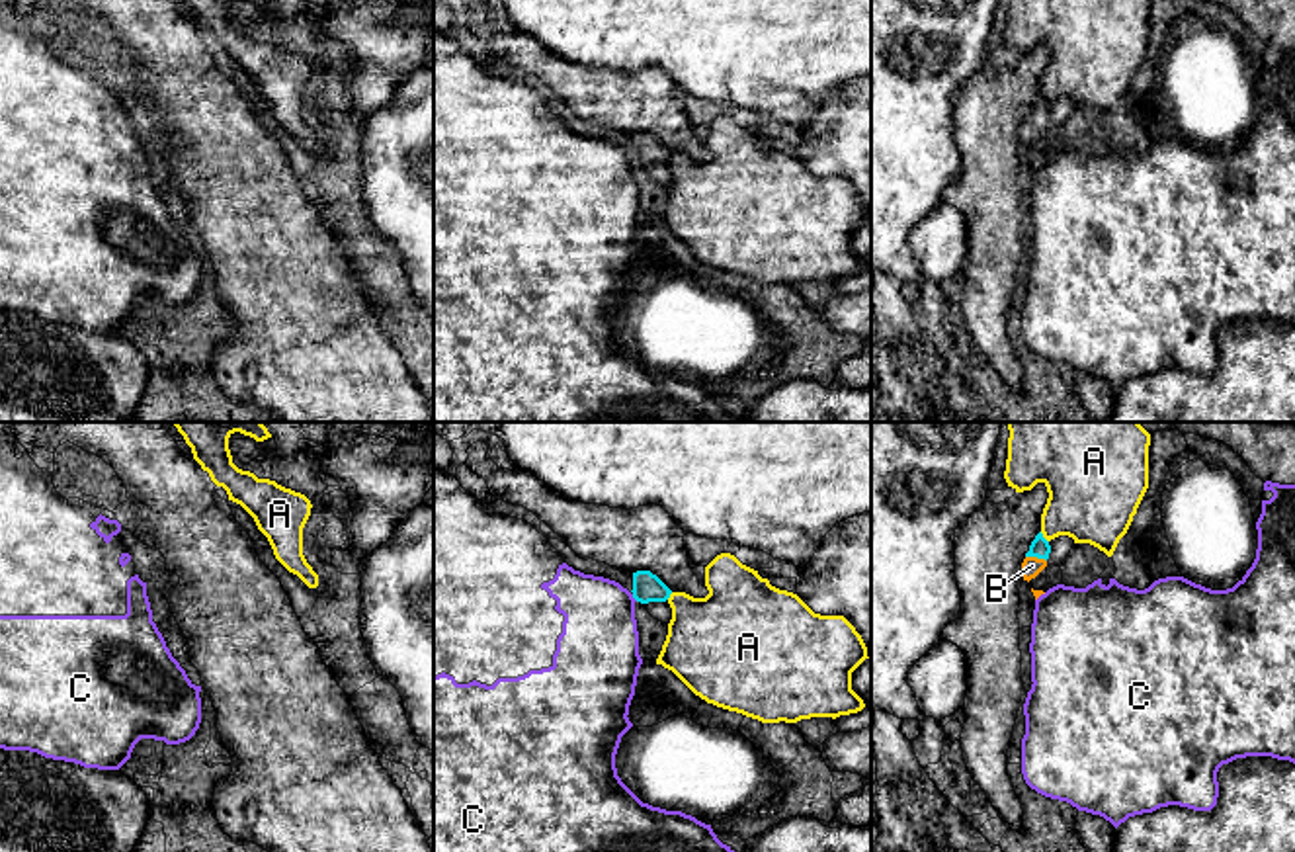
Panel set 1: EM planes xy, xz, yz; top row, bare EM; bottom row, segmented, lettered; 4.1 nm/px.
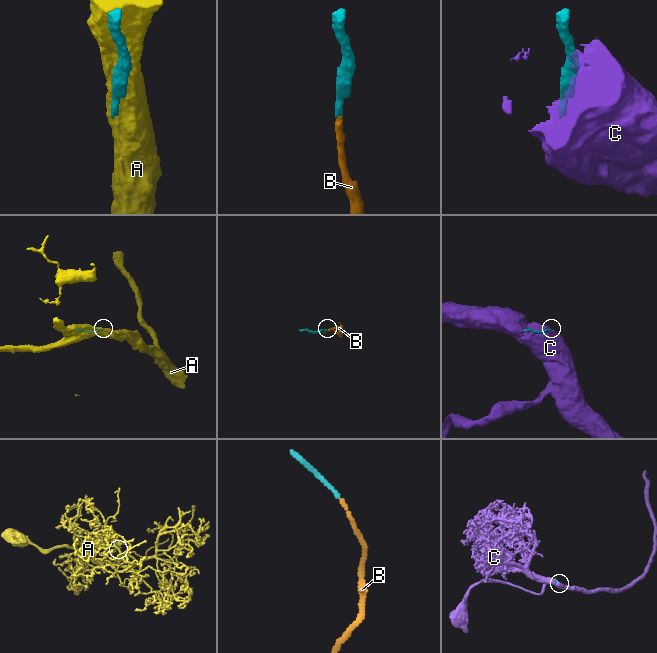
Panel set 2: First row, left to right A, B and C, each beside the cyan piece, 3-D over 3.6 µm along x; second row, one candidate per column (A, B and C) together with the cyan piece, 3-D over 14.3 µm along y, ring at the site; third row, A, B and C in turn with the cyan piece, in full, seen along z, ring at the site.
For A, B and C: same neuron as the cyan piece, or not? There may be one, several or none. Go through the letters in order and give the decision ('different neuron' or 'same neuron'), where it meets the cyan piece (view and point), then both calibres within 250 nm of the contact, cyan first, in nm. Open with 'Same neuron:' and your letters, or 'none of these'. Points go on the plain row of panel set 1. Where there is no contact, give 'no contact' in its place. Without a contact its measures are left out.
Same neuron: B
A: different neuron; contact yz (1044, 100); calibres 90 and 360 nm
B: same neuron; contact yz (1036, 118); calibres 90 and 80 nm
C: different neuron; contact xz (635, 161); calibres 120 and 320 nm

